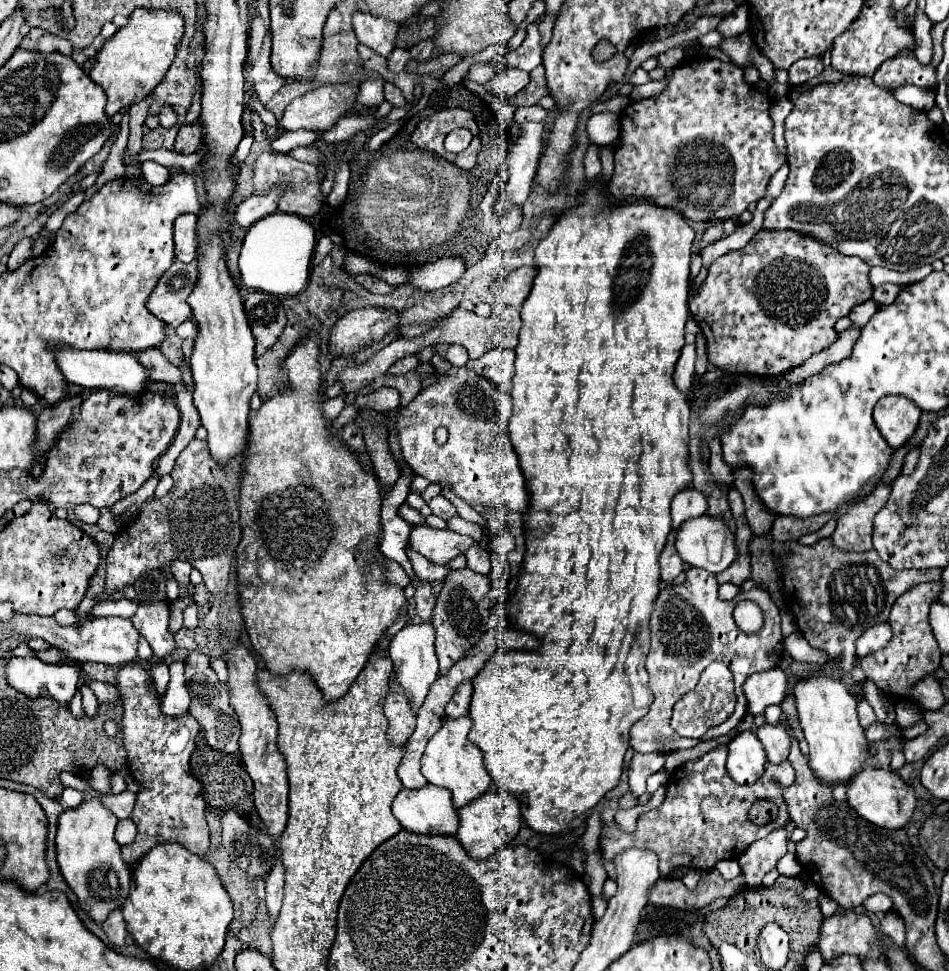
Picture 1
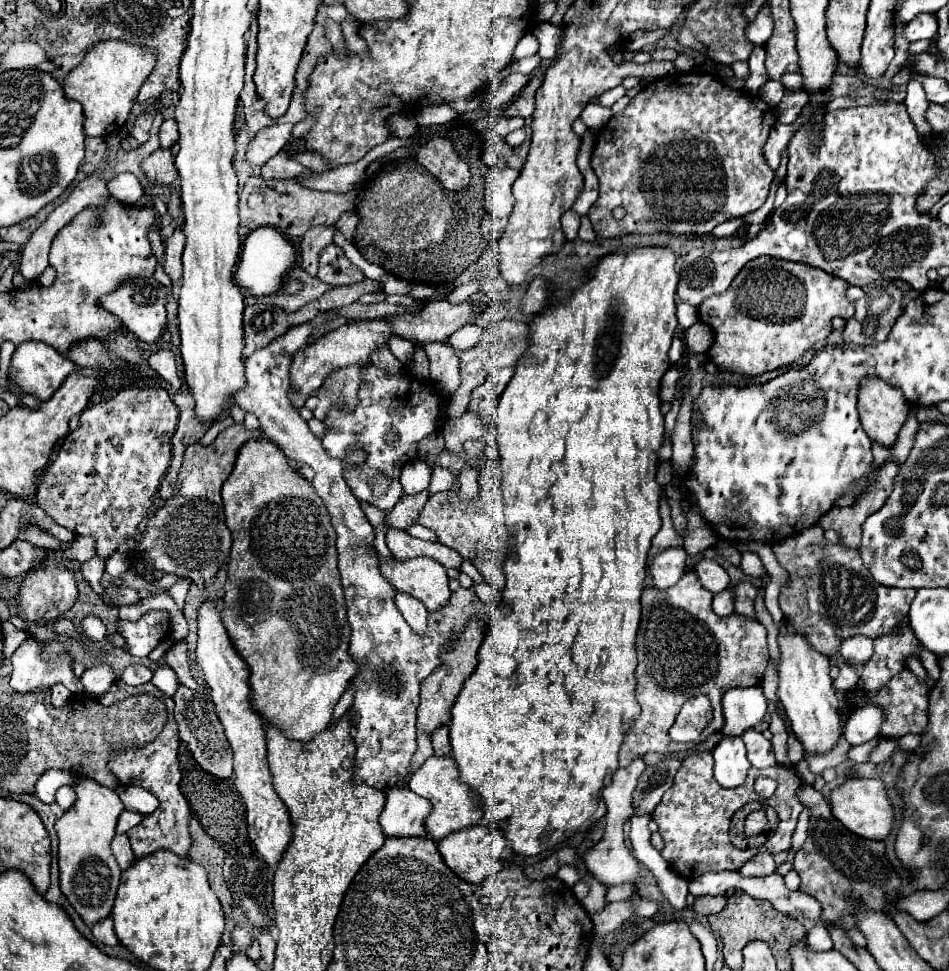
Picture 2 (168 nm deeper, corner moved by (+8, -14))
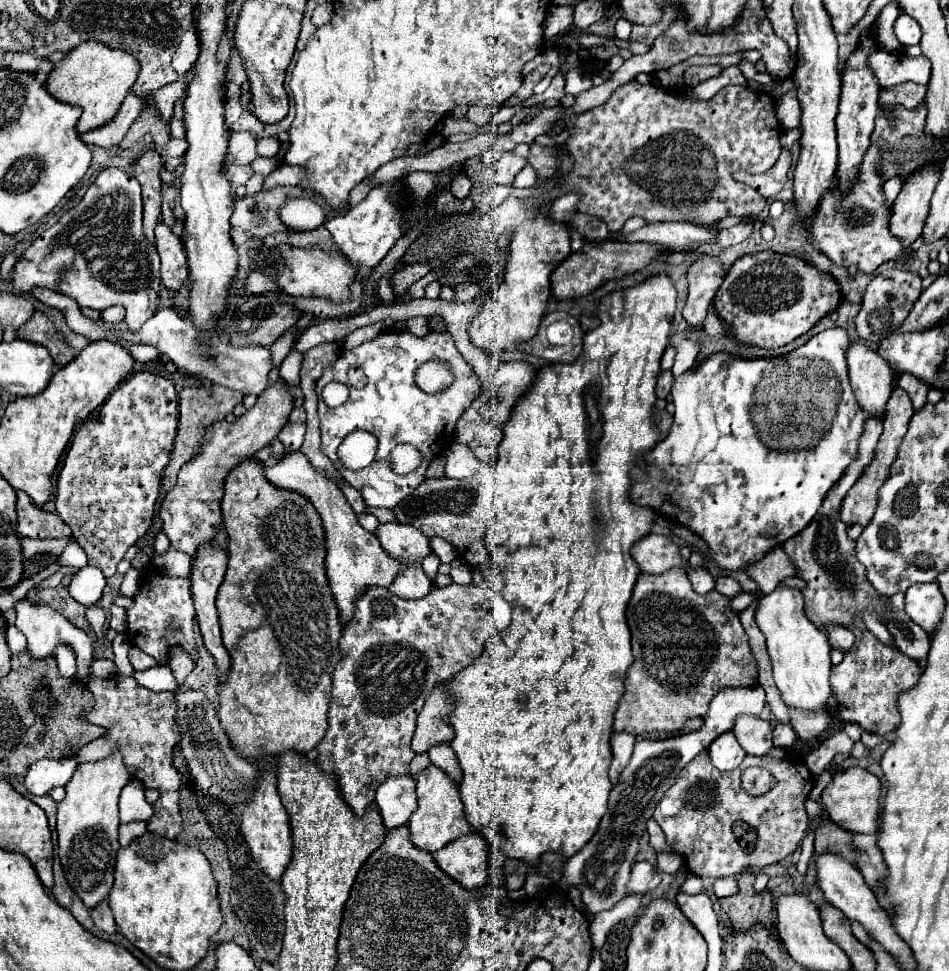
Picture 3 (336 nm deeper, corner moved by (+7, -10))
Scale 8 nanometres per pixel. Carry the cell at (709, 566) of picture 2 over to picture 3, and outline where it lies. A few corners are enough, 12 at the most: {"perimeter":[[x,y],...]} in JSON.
{"perimeter":[[719,575],[715,591],[735,597],[741,591],[735,579]]}

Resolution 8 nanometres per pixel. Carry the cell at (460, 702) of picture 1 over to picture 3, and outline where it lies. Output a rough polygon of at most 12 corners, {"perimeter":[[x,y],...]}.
{"perimeter":[[437,743],[427,753],[433,765],[457,783],[461,767],[449,743]]}

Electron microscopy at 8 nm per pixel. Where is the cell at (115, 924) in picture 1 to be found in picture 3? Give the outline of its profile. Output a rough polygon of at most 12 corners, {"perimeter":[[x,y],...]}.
{"perimeter":[[107,901],[91,911],[93,923],[105,933],[117,933]]}

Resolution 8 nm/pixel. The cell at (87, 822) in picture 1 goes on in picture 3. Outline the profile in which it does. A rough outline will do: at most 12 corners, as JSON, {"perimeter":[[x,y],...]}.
{"perimeter":[[121,755],[79,763],[57,805],[59,857],[87,909],[111,891]]}

